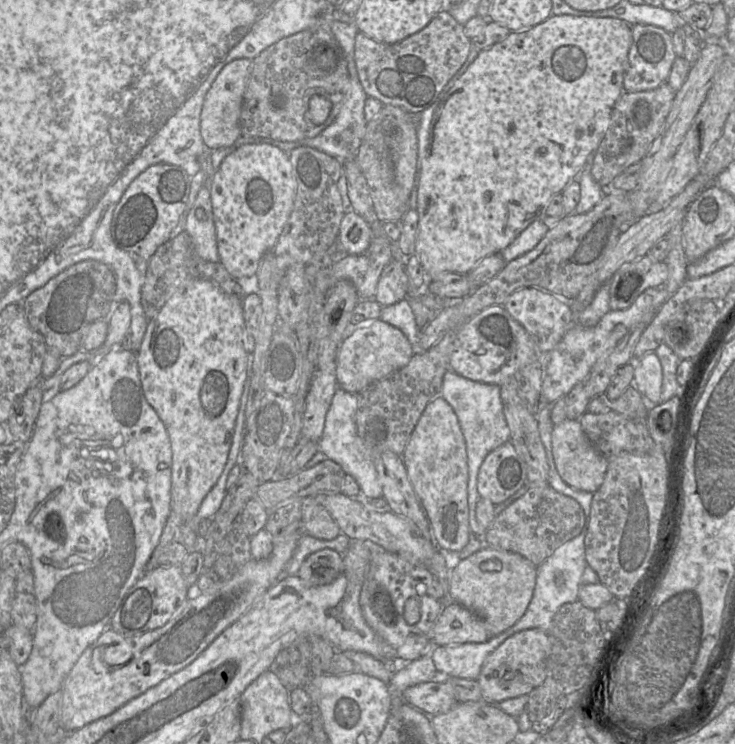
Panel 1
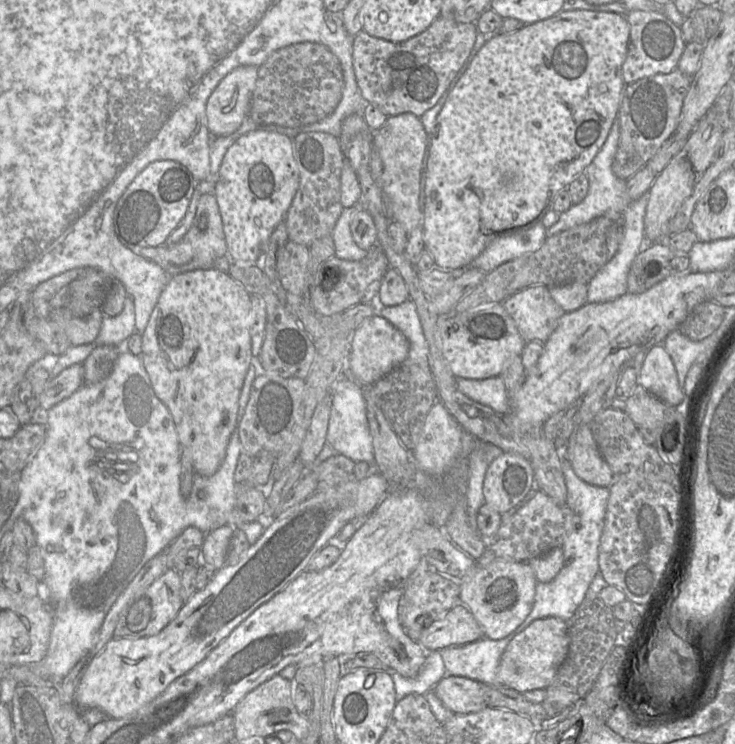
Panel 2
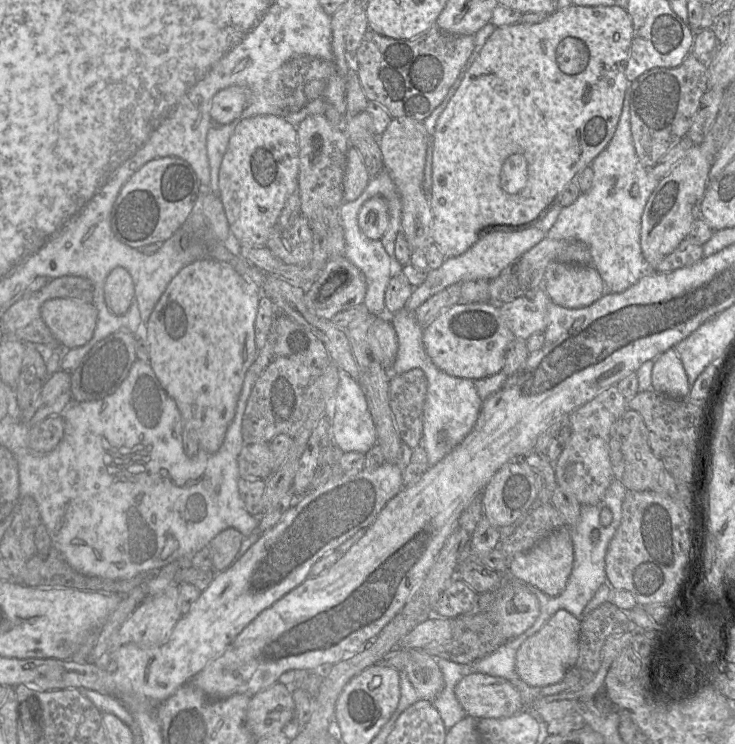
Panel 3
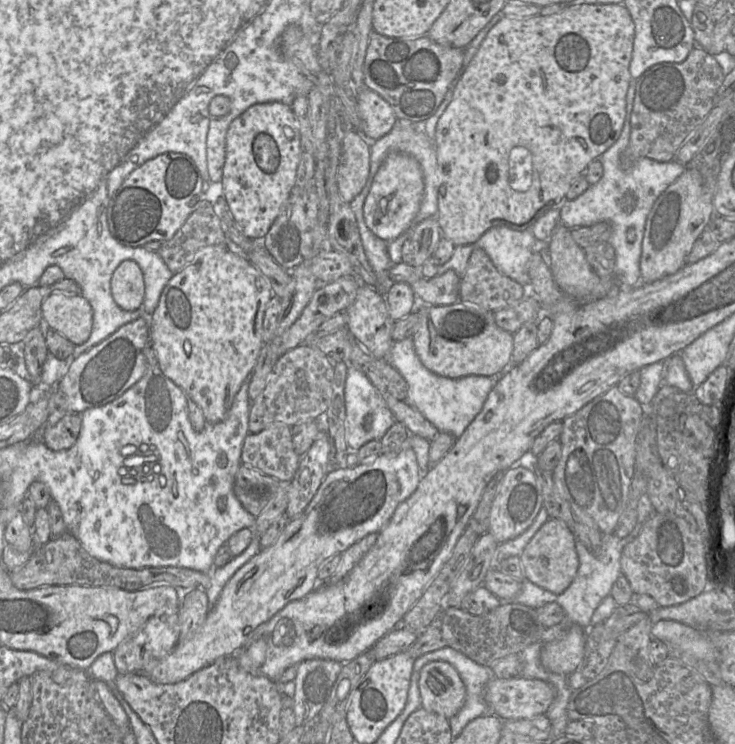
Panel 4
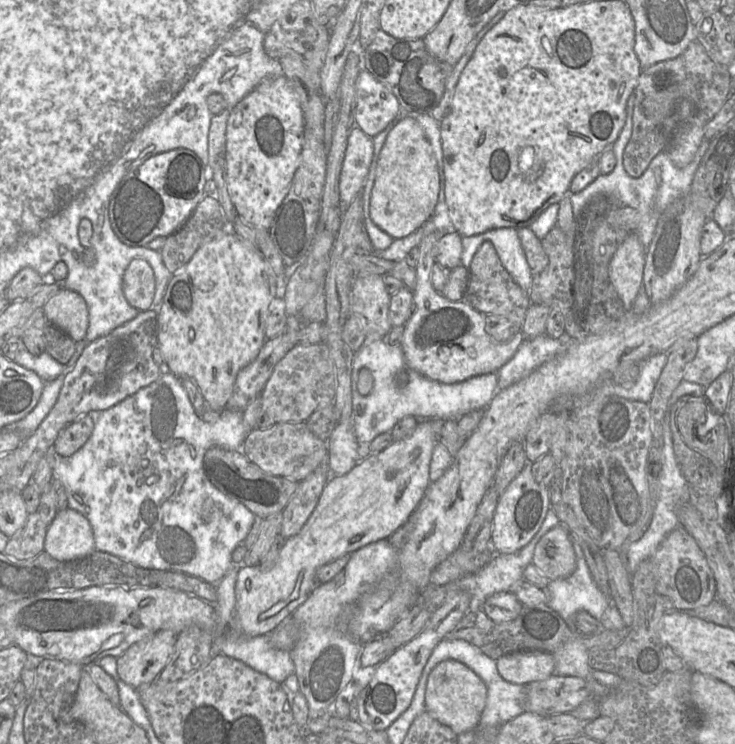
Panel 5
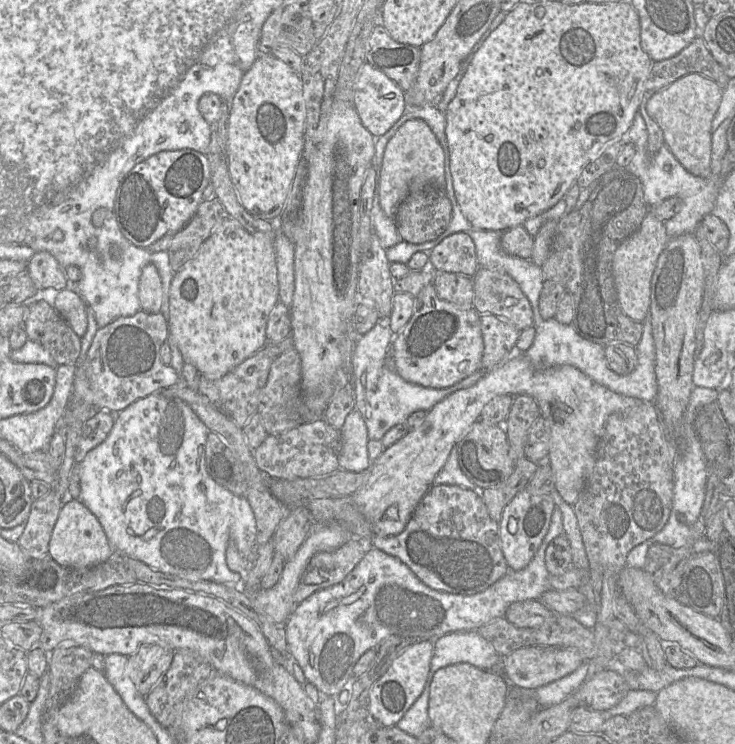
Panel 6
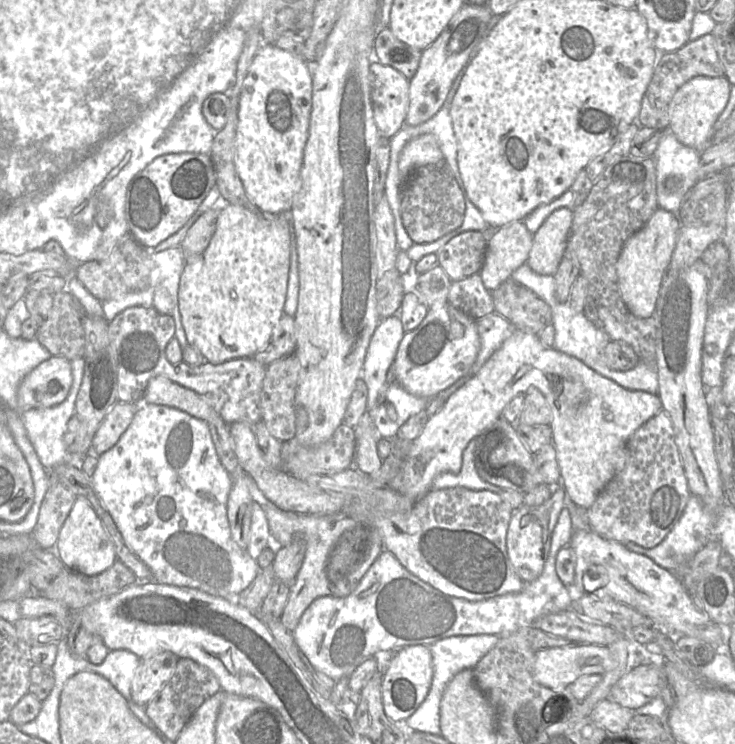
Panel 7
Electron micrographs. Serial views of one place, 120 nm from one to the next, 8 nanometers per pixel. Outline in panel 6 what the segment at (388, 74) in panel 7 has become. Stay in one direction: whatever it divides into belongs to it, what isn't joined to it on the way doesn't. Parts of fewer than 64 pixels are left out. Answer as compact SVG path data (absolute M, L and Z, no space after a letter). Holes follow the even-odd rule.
M364 63L356 74L353 102L361 123L375 138L388 132L406 110L405 93L396 83L369 63Z

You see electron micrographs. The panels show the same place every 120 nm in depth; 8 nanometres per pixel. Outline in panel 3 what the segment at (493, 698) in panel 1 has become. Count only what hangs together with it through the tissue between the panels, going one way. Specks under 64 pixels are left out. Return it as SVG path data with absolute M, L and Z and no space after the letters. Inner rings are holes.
M564 609L558 610L531 637L519 647L516 654L516 670L522 681L529 686L544 687L559 683L574 666L579 655L581 619Z

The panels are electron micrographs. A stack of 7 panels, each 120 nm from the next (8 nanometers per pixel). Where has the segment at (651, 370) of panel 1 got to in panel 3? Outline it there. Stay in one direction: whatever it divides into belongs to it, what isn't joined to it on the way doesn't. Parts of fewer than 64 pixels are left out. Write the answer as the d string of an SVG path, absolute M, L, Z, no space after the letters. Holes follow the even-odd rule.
M674 348L668 349L654 360L652 387L656 392L671 397L688 398L691 385Z

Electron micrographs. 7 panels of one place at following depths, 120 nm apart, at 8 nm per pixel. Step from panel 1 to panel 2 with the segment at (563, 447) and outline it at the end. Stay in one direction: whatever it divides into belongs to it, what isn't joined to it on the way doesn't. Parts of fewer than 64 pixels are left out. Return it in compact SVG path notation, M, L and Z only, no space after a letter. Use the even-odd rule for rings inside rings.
M589 425L578 426L563 449L575 474L583 481L610 487L615 475L603 458Z

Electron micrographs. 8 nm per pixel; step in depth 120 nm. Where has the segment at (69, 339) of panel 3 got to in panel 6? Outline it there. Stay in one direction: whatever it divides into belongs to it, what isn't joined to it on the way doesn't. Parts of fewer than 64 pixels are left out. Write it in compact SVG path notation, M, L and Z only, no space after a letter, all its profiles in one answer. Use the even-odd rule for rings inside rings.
M62 289L57 294L53 307L79 337L85 334L87 329L86 305L79 294Z

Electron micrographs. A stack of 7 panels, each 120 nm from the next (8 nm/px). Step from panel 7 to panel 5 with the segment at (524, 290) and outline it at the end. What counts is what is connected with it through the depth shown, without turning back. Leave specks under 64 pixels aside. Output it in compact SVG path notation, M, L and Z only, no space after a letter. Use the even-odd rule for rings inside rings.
M487 241L481 244L470 264L464 300L485 316L503 316L520 326L523 325L531 305L529 295L512 279L503 267L494 246Z

